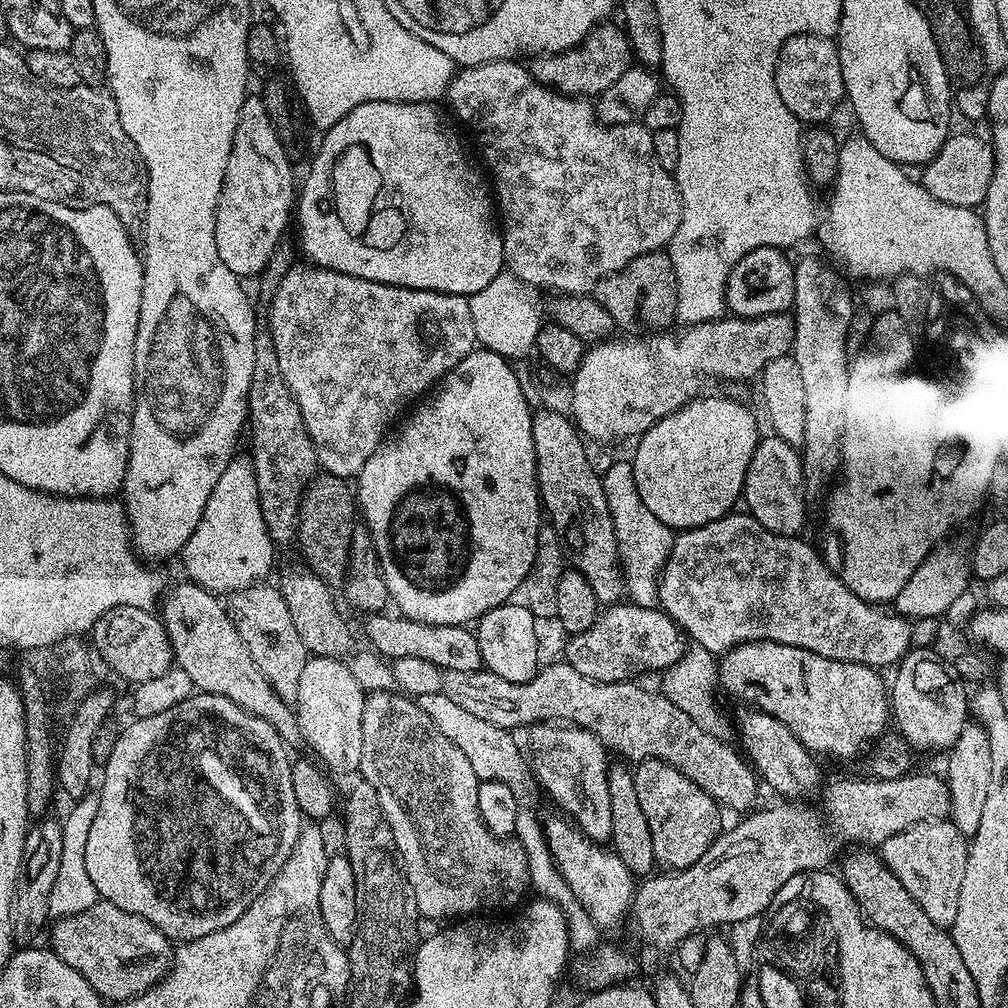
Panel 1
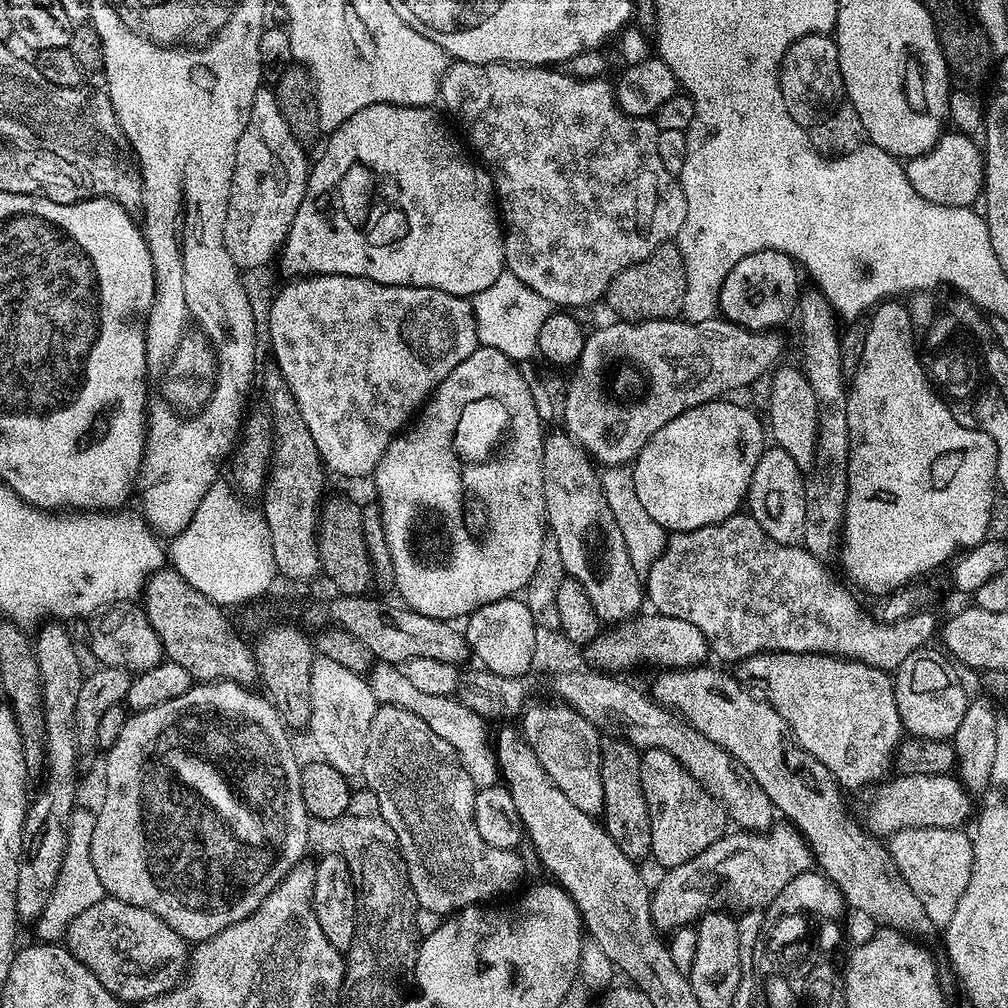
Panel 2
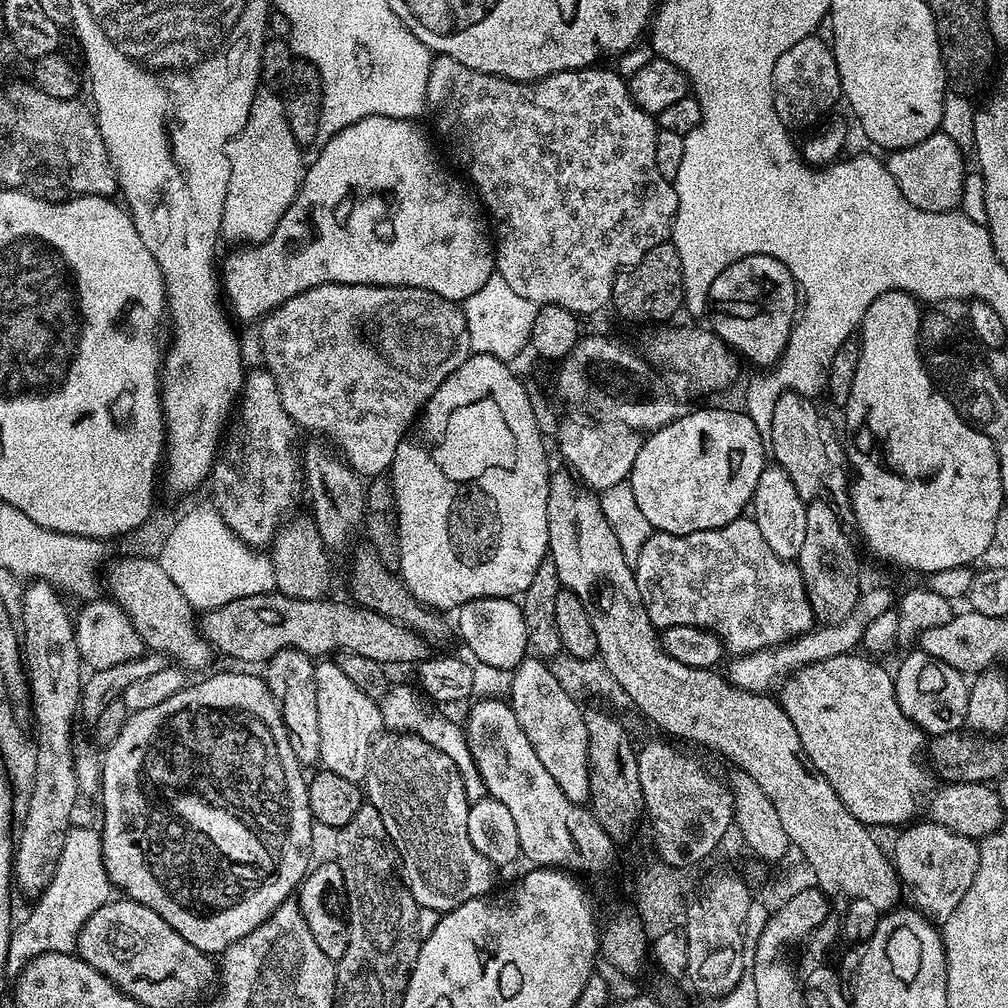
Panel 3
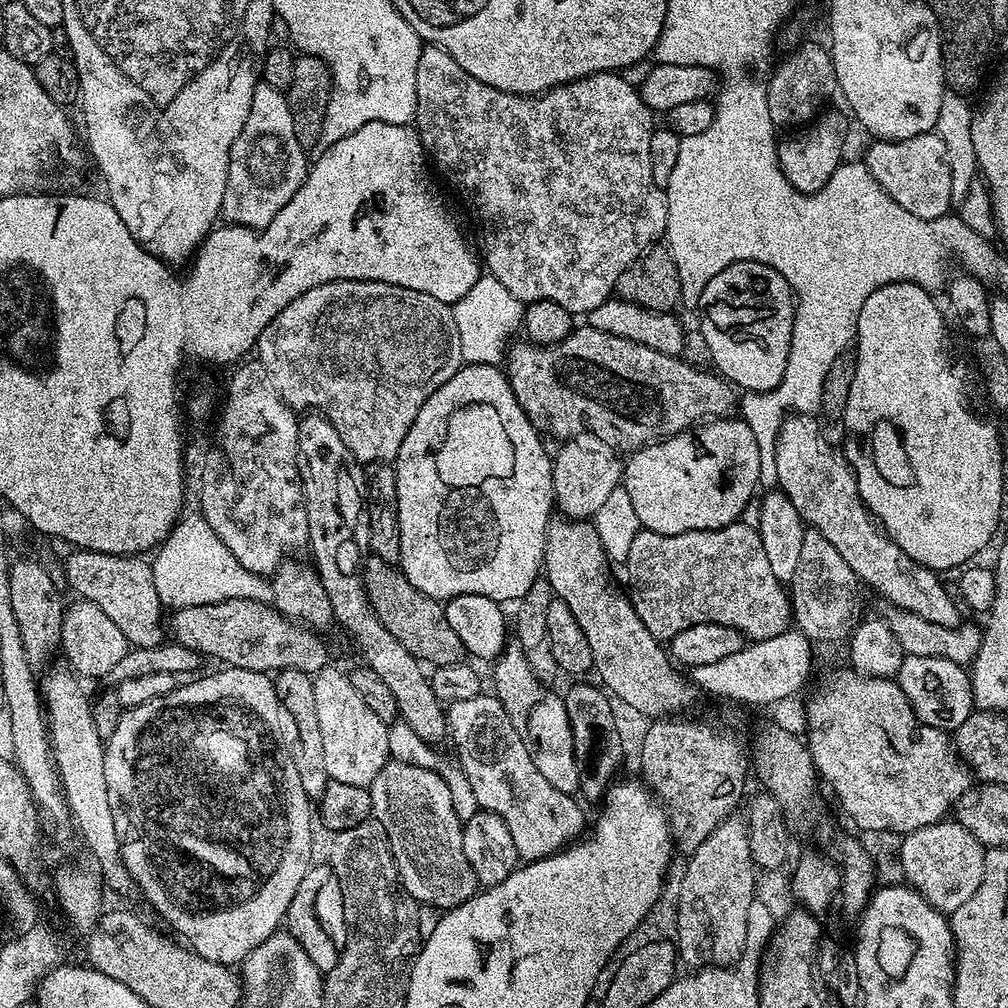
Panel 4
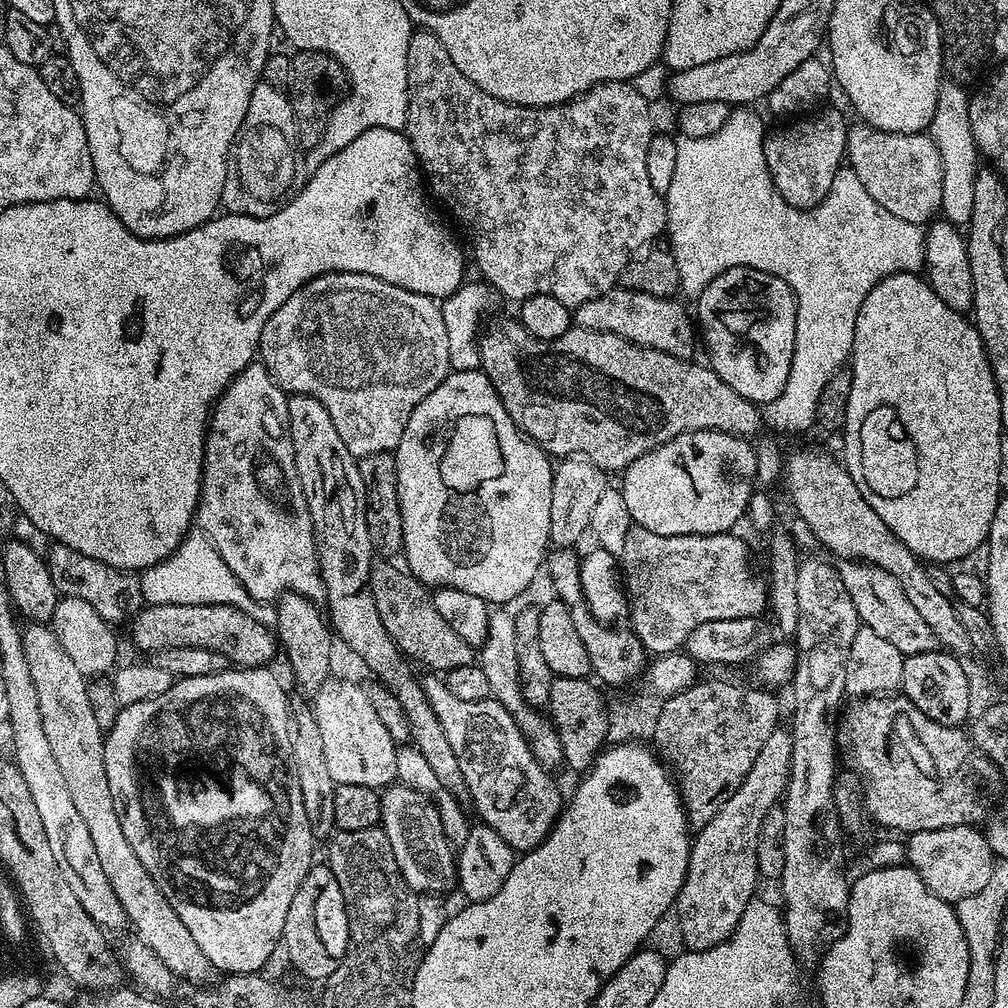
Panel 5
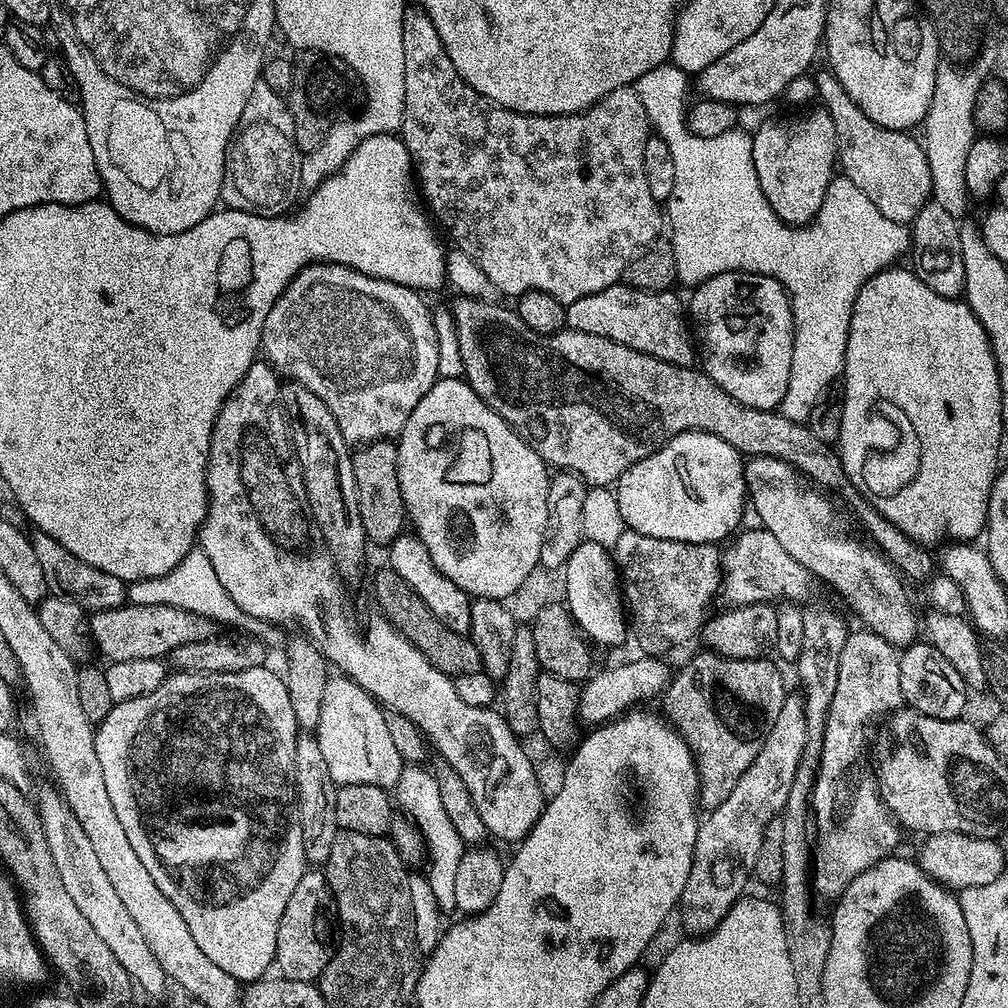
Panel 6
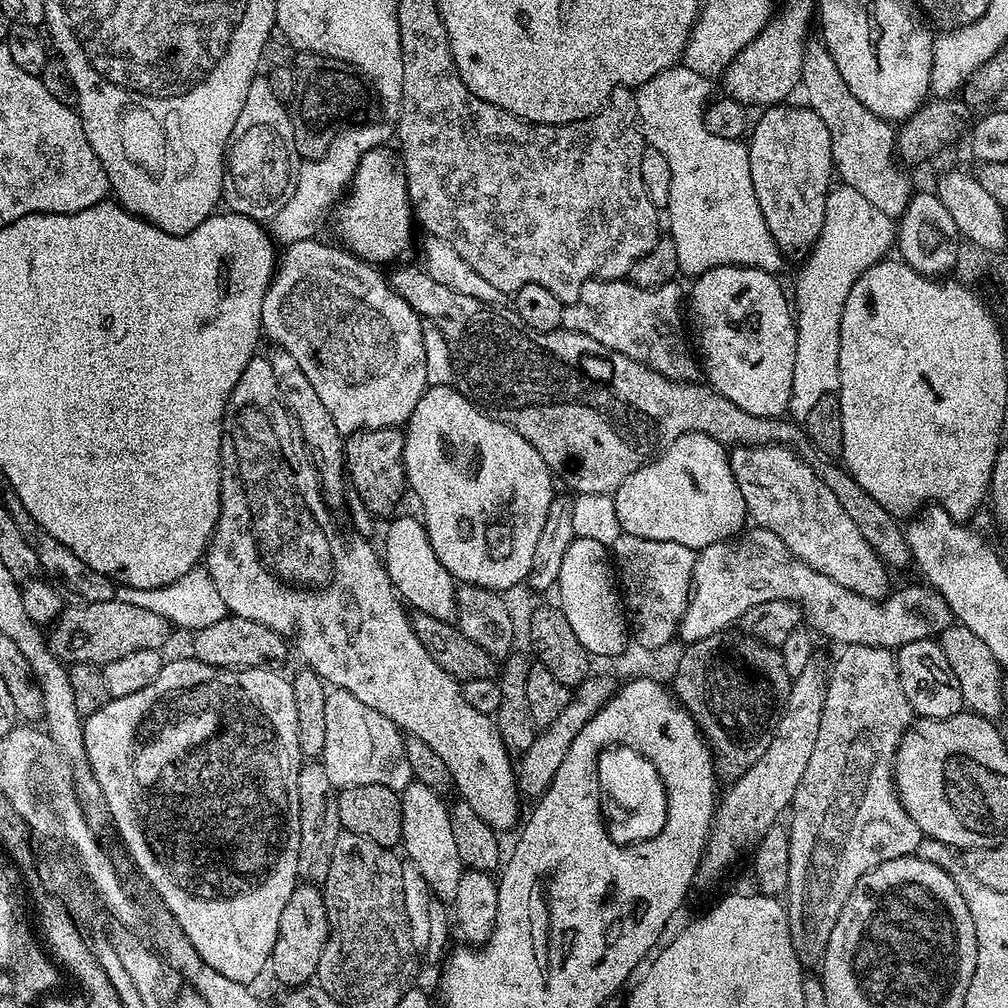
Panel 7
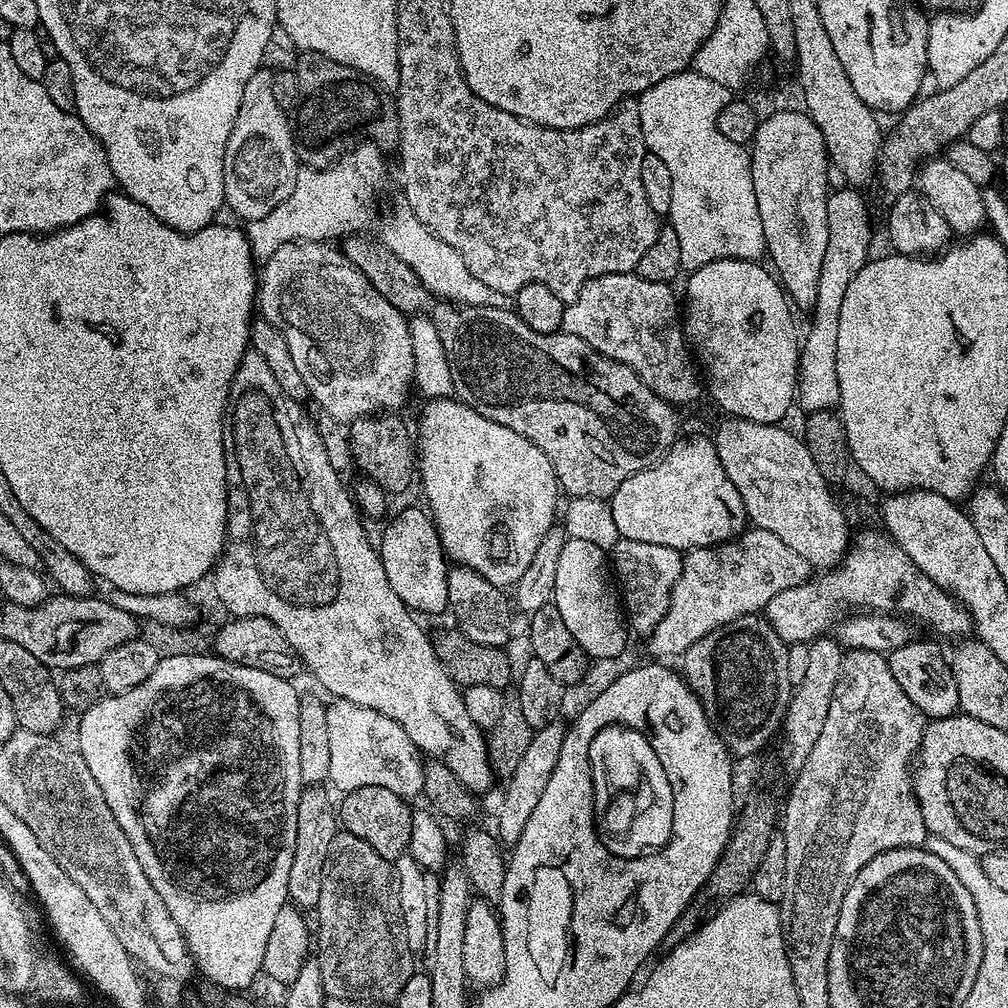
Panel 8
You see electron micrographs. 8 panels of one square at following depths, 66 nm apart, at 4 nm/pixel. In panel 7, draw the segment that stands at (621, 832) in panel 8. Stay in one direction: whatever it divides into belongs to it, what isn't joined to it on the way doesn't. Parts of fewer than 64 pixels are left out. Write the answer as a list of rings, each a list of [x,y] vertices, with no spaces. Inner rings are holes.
[[[631,746],[605,748],[598,762],[600,814],[608,837],[616,844],[637,844],[654,838],[662,830],[668,813],[668,799],[656,764]]]

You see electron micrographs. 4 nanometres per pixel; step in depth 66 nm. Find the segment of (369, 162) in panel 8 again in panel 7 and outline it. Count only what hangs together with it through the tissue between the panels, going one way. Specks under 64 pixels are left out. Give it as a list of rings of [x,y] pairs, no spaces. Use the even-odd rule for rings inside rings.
[[[360,124],[357,128],[348,128],[344,133],[333,135],[332,145],[316,160],[303,161],[296,175],[294,194],[286,198],[286,206],[270,221],[270,232],[281,245],[287,246],[299,240],[310,240],[317,235],[320,223],[329,219],[338,201],[349,191],[358,162],[371,148],[379,148],[388,139],[393,139],[394,128],[389,124]]]

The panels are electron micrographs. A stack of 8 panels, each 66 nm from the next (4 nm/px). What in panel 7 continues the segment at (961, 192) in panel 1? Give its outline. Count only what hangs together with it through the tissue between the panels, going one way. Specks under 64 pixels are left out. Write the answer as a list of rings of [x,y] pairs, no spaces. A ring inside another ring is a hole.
[[[809,39],[808,48],[802,58],[800,83],[802,92],[808,95],[807,107],[812,108],[814,114],[818,114],[822,122],[826,122],[826,130],[830,130],[830,150],[835,175],[843,183],[858,190],[862,198],[870,201],[870,206],[878,206],[882,214],[899,218],[912,200],[914,187],[912,188],[898,159],[897,129],[889,121],[878,118],[873,112],[866,110],[866,106],[862,106],[862,102],[858,102],[854,94],[850,94],[850,86],[846,86],[834,58],[830,58],[823,39]]]

